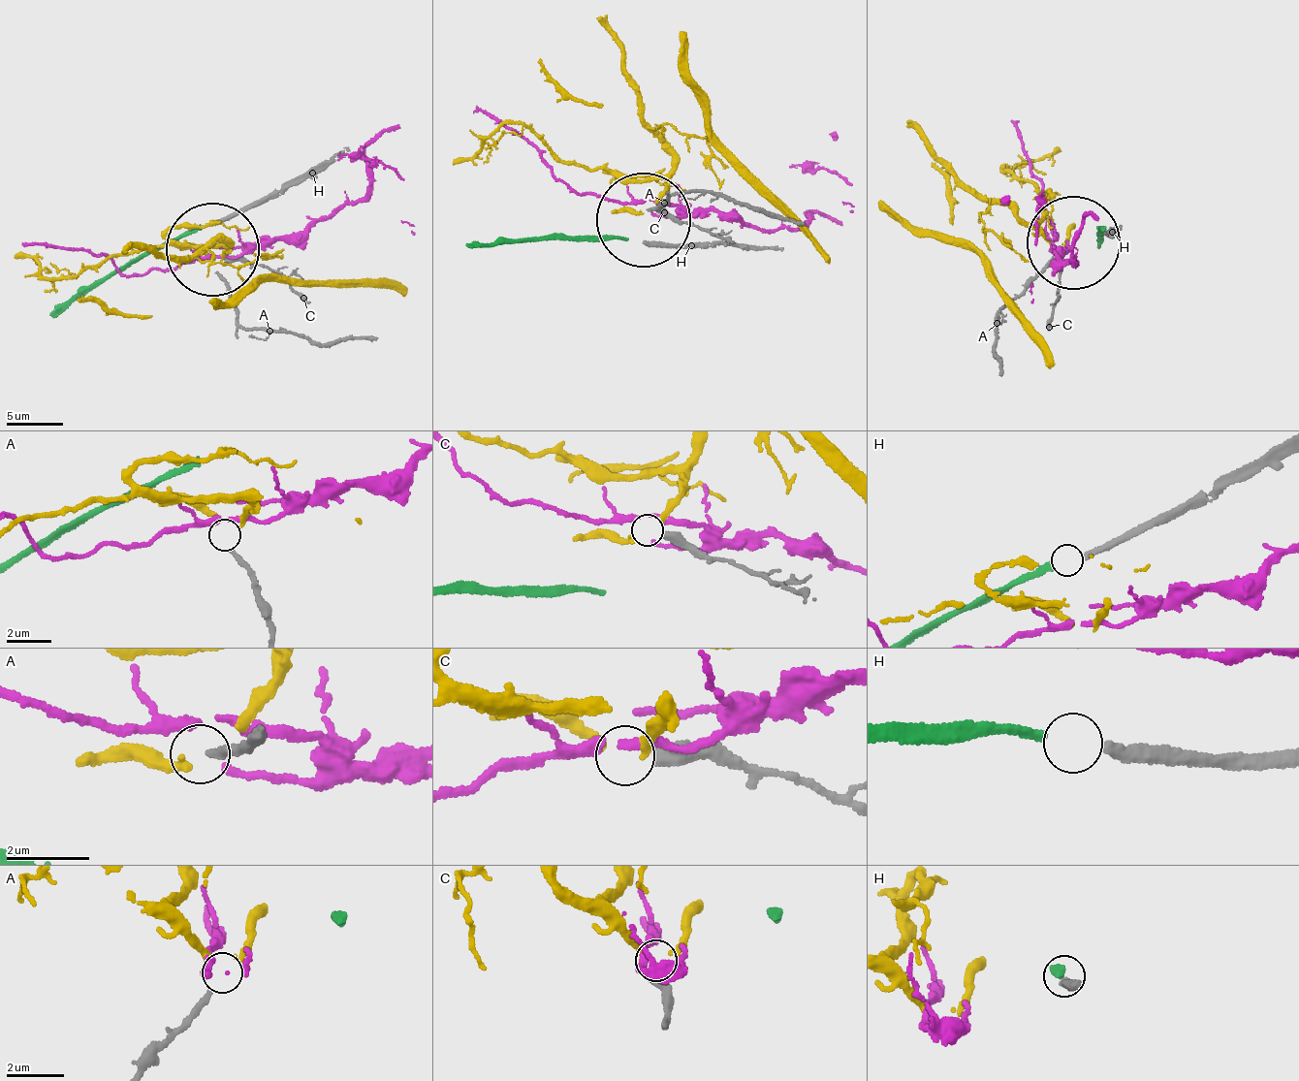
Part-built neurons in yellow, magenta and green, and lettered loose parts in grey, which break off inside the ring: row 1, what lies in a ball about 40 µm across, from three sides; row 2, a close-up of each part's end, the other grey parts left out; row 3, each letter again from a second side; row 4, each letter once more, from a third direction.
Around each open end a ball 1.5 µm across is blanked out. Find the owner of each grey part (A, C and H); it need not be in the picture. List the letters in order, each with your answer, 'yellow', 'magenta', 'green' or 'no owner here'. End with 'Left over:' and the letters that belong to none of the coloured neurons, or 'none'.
A: yellow
C: no owner here
H: green
Left over: C

